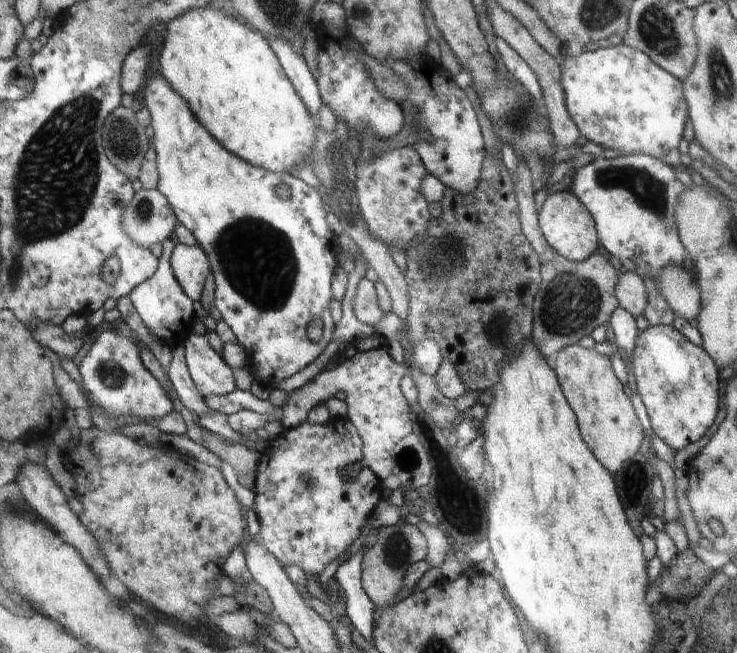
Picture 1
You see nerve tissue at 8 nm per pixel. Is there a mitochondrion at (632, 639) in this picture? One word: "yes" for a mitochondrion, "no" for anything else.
no

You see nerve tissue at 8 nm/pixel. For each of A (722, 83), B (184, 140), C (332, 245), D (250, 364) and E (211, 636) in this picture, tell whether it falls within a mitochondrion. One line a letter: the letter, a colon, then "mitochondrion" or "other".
A: mitochondrion
B: other
C: other
D: other
E: other

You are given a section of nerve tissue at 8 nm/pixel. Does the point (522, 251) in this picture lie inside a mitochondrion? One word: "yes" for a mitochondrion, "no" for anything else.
no

